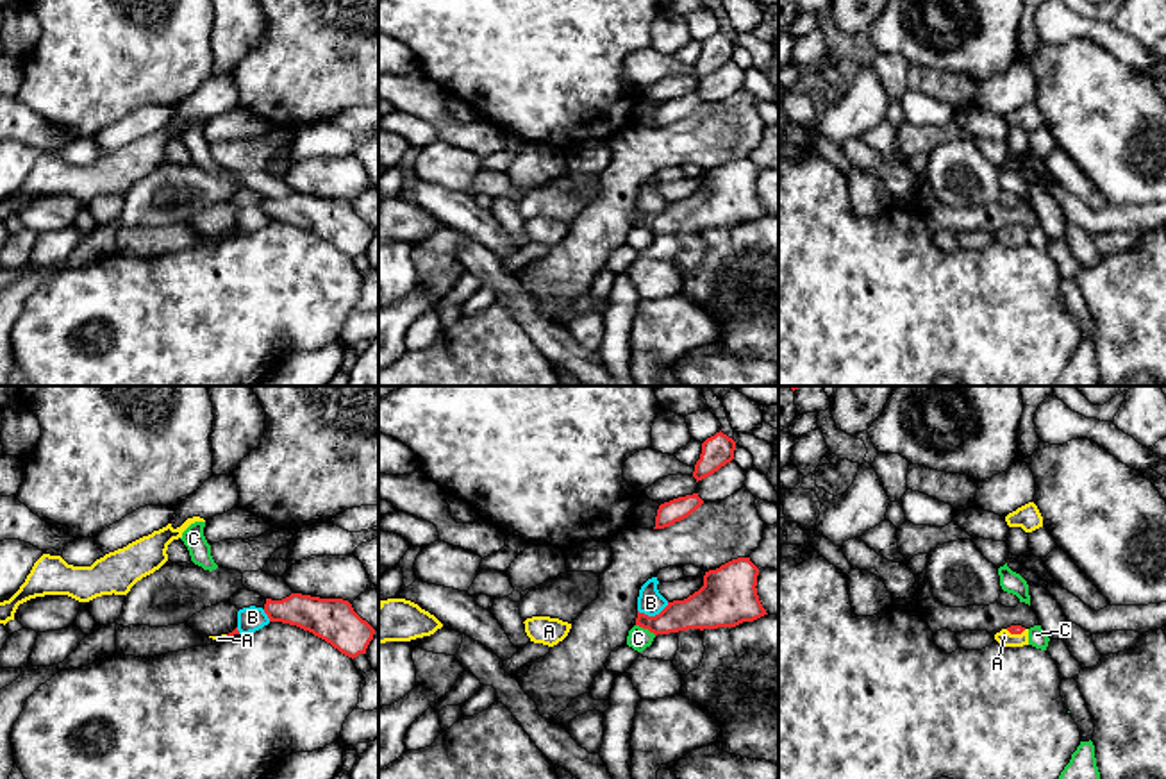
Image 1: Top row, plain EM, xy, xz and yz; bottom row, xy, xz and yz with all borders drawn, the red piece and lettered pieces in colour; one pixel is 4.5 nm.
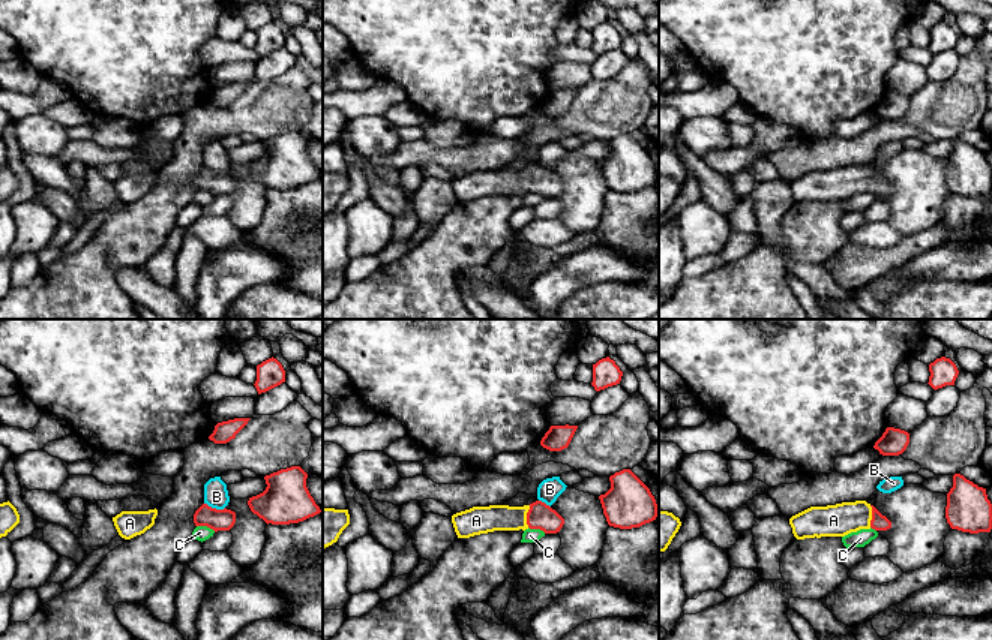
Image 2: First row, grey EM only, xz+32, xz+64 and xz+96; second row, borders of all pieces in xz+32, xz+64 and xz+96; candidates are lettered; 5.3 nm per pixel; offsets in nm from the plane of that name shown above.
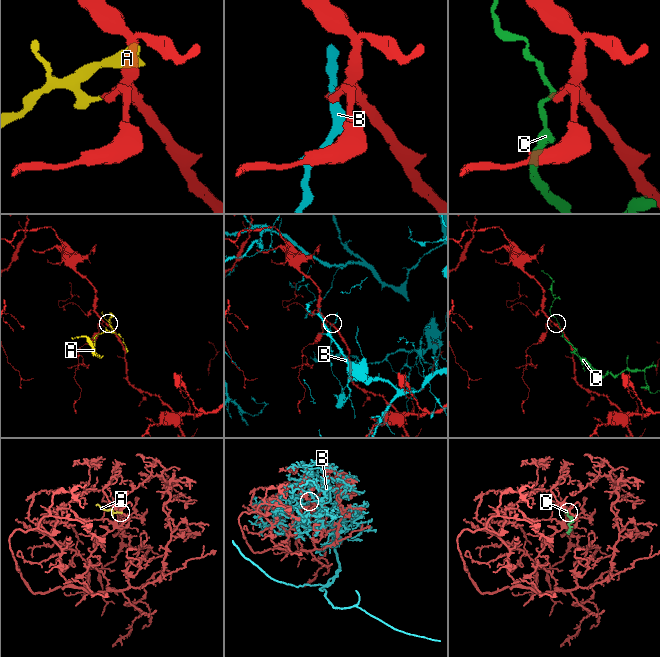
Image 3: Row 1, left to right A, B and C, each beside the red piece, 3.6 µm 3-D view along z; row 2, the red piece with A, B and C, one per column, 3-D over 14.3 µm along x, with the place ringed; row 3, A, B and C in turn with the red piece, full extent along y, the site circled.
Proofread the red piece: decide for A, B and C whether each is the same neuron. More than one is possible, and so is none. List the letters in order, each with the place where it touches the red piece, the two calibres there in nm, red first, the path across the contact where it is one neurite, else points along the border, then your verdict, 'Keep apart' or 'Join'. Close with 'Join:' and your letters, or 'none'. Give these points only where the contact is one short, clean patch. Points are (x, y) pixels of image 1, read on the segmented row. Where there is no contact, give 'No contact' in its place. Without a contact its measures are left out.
A: Touches red at yz (1016, 633). Thickness 50 nm (red) against 70 nm. Path across: yz (1015, 629), (1016, 633), (1004, 636). Join
B: Touches red at xz (652, 617). Thickness 180 nm (red) against 120 nm. Keep apart
C: Touches red at xz (647, 628). Thickness 160 nm (red) against 100 nm. Keep apart
Join: A

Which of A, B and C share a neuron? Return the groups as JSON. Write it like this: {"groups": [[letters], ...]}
{"groups": [["A"], ["B"], ["C"]]}

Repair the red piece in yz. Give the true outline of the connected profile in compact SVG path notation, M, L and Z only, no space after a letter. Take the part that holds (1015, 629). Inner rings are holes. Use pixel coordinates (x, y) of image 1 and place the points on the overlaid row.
M1011 625L996 632L995 640L1004 647L1023 647L1029 645L1029 629L1021 625Z

